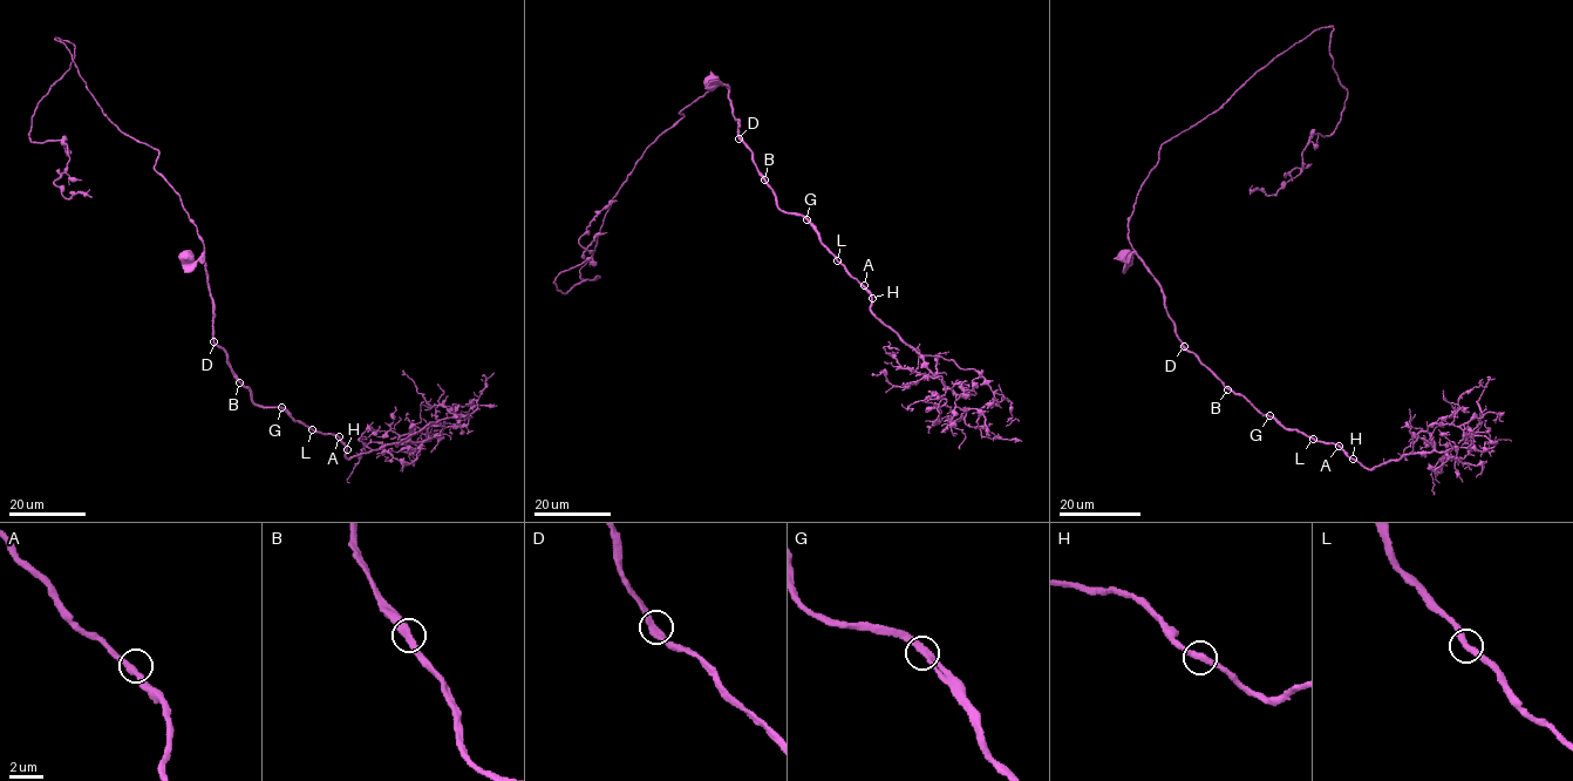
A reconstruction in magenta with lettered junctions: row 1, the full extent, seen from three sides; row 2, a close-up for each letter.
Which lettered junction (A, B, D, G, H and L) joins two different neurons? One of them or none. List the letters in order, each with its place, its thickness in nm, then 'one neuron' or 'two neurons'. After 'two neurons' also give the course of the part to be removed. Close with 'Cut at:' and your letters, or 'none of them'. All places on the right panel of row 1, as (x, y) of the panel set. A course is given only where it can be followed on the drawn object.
A: (1339, 446) | 360 nm | one neuron
B: (1227, 389) | 360 nm | one neuron
D: (1184, 346) | 380 nm | one neuron
G: (1270, 415) | 380 nm | one neuron
H: (1353, 459) | 360 nm | one neuron
L: (1313, 439) | 360 nm | one neuron
Cut at: none of them

